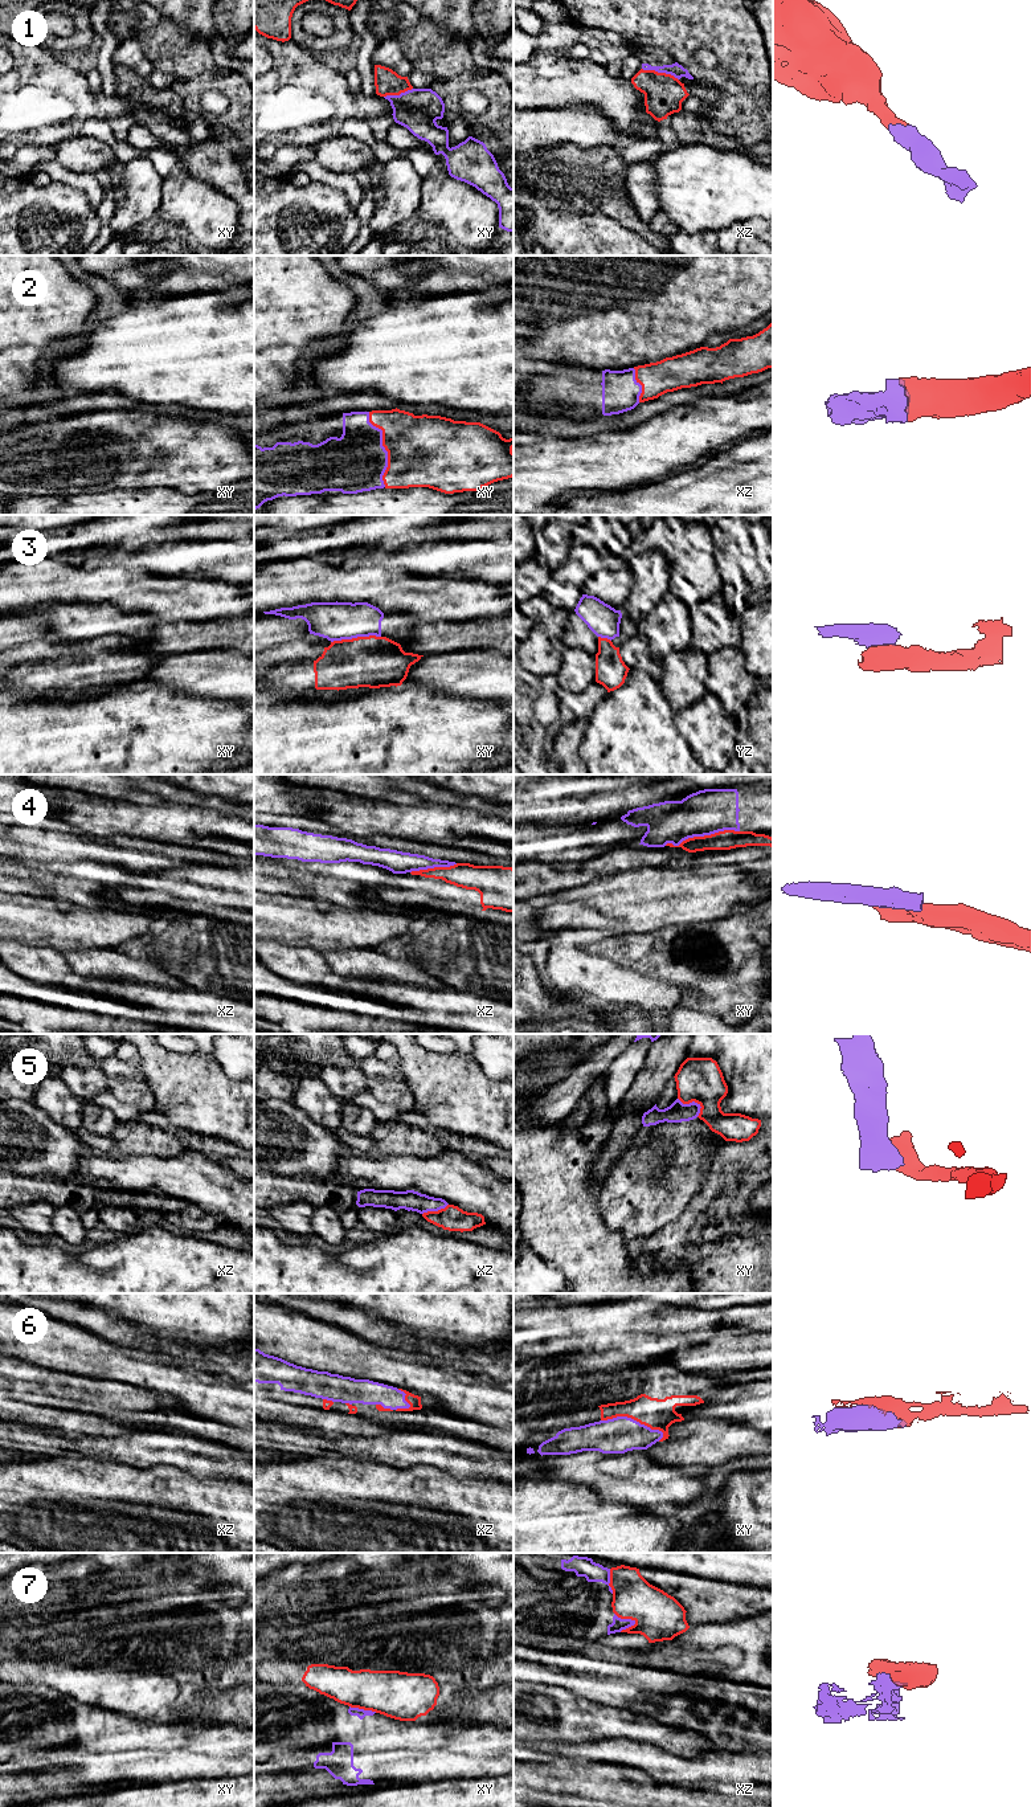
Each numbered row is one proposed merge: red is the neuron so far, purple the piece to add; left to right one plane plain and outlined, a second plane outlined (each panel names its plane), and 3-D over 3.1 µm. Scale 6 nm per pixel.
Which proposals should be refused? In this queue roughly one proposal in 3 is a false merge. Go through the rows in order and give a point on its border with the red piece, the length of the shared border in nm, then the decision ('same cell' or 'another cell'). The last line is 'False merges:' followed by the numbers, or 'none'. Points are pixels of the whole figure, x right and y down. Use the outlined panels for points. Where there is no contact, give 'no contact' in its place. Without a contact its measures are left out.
1: contact xz (661, 73); length 240 nm; same cell
2: contact xy (384, 446); length 460 nm; same cell
3: contact xy (355, 638); length 300 nm; another cell
4: contact xy (702, 837); length 460 nm; another cell
5: contact xy (694, 1100); length 170 nm; another cell
6: contact xy (634, 1419); length 400 nm; same cell
7: contact xz (625, 1618); length 150 nm; another cell
False merges: 3, 4, 5, 7

